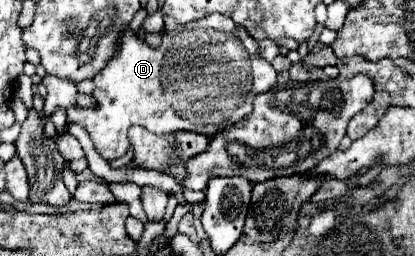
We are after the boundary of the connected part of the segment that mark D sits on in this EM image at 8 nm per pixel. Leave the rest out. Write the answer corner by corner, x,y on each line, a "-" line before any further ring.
206,16
204,20
194,22
194,26
180,30
180,34
164,34
162,46
156,50
142,42
140,36
136,36
132,30
124,30
118,42
118,54
112,58
112,64
108,64
108,68
104,68
94,78
94,84
94,96
96,100
100,100
100,108
92,110
72,106
68,108
68,120
82,124
88,130
100,156
112,162
126,154
128,128
134,124
144,126
154,134
194,130
206,136
214,136
216,132
220,132
220,128
228,128
228,124
234,124
236,120
250,116
254,96
268,92
276,84
276,70
270,62
262,60
258,52
252,58
240,38
234,38
230,32
220,32
220,28
216,28
214,32
214,20
212,16

